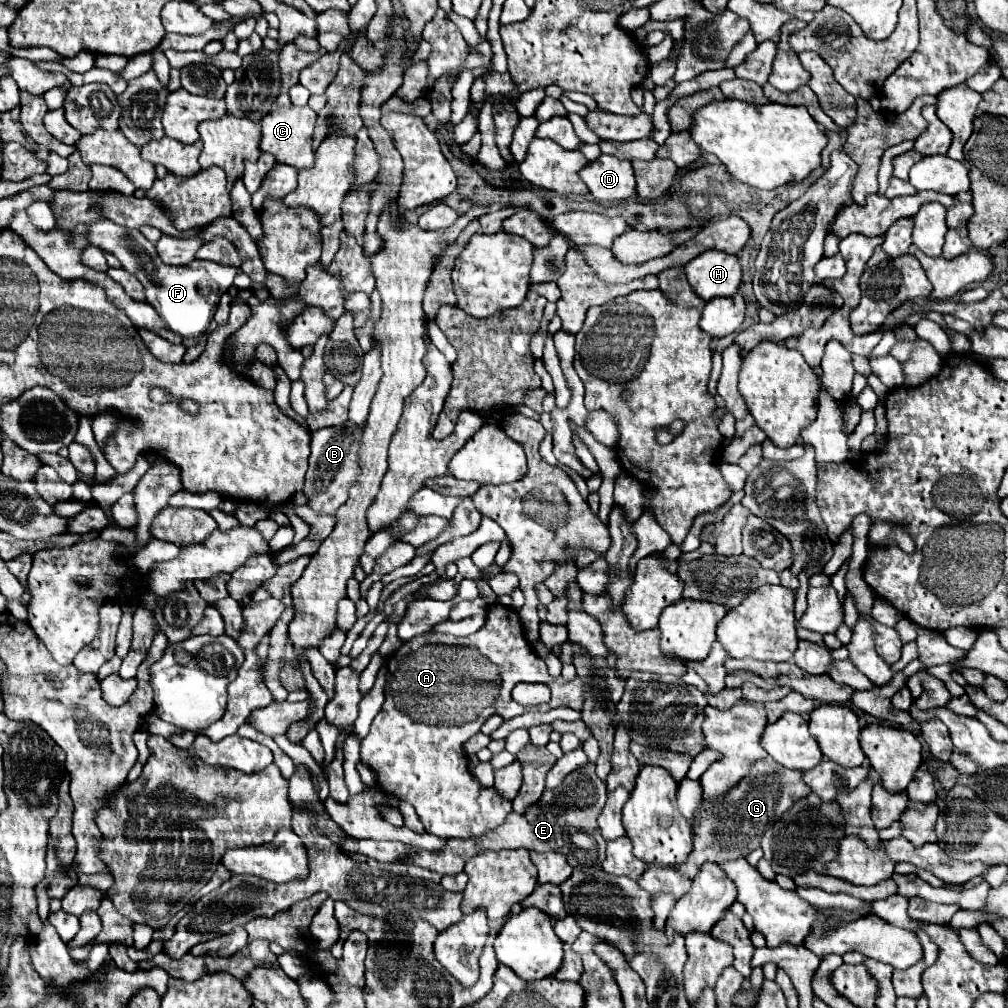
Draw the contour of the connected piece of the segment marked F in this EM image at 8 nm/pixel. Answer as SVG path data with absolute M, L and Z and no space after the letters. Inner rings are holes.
M101 219L89 225L89 243L101 247L107 253L113 253L121 261L123 269L143 281L147 303L159 313L165 327L181 337L199 339L209 329L219 297L233 285L233 279L241 273L239 267L223 267L221 263L205 259L195 259L185 267L169 267L161 263L155 247L139 231L117 227L115 223L109 223L109 219Z

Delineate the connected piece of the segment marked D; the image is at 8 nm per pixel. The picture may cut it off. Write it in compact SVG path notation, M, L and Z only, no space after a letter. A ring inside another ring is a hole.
M601 153L597 161L587 163L579 175L597 203L615 203L637 195L631 163L615 155Z

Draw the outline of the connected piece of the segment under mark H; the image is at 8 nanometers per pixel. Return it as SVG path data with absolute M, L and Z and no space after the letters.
M705 251L703 255L691 259L683 269L689 285L703 301L719 295L735 295L743 279L739 257L725 251Z

